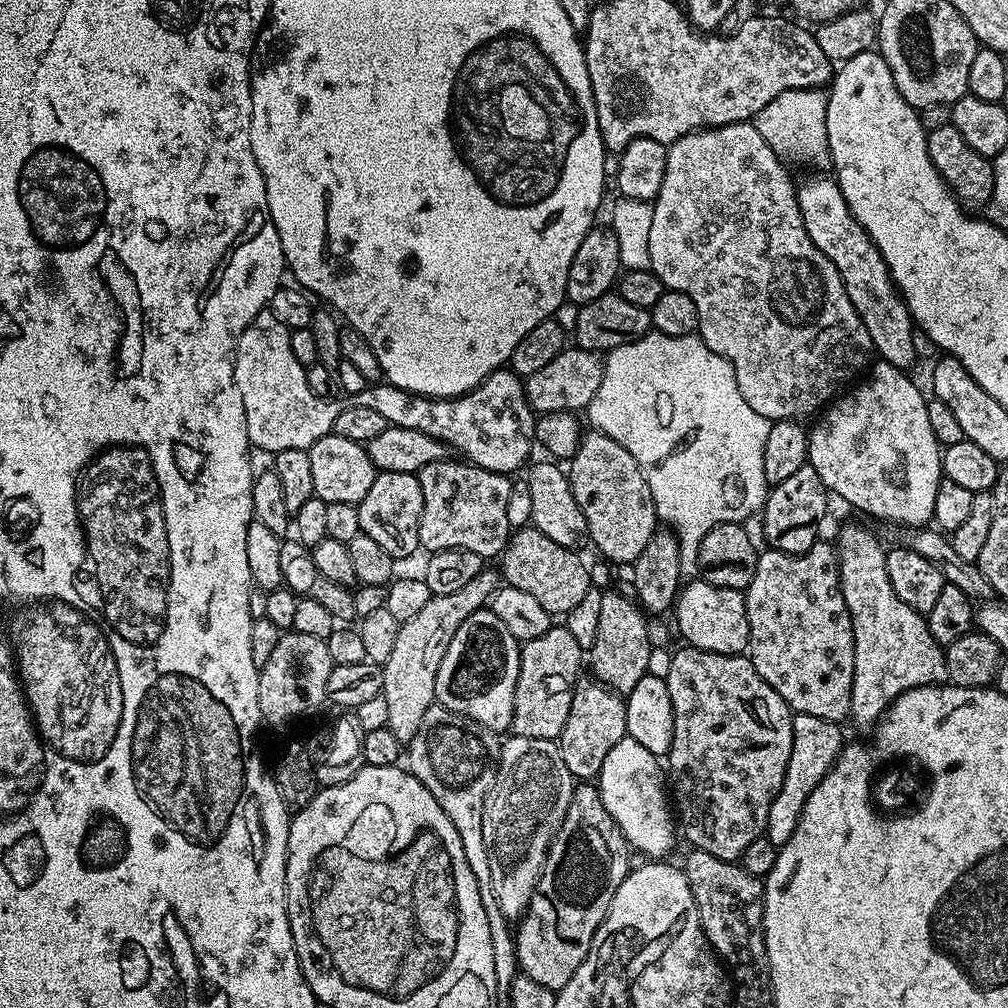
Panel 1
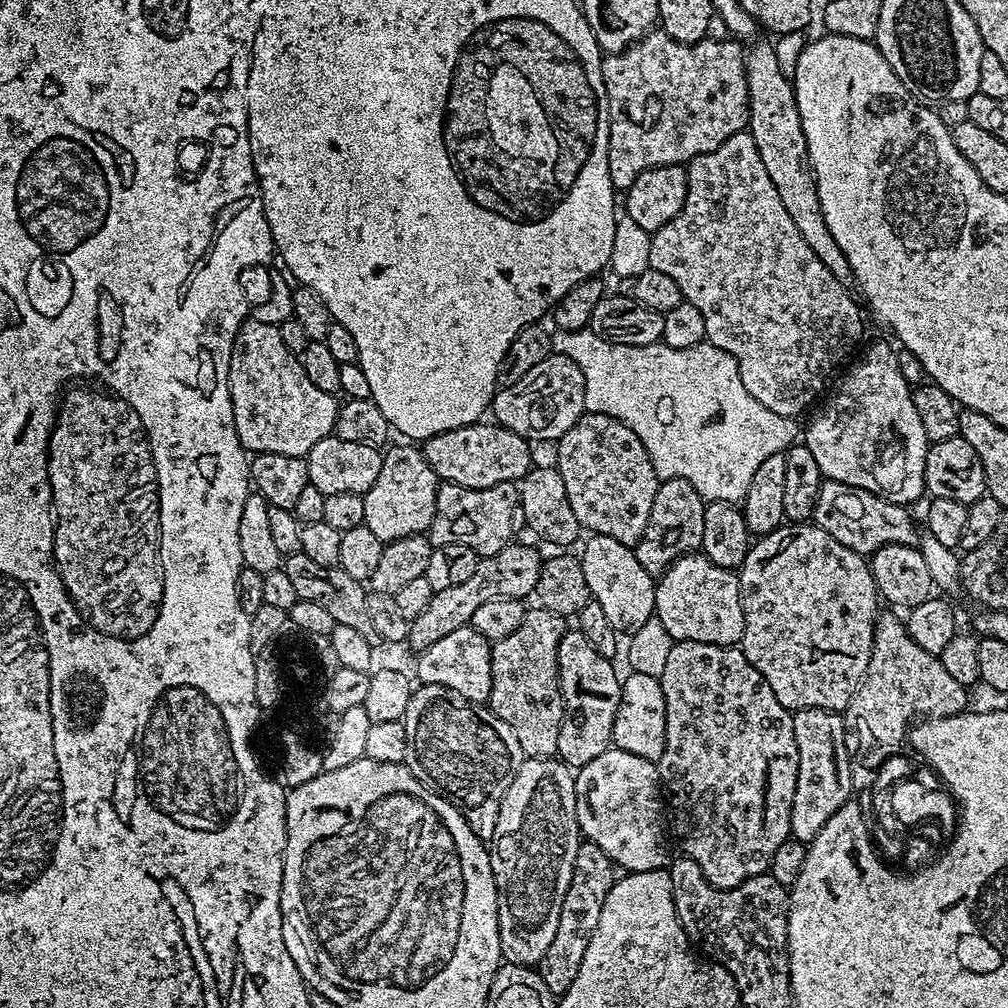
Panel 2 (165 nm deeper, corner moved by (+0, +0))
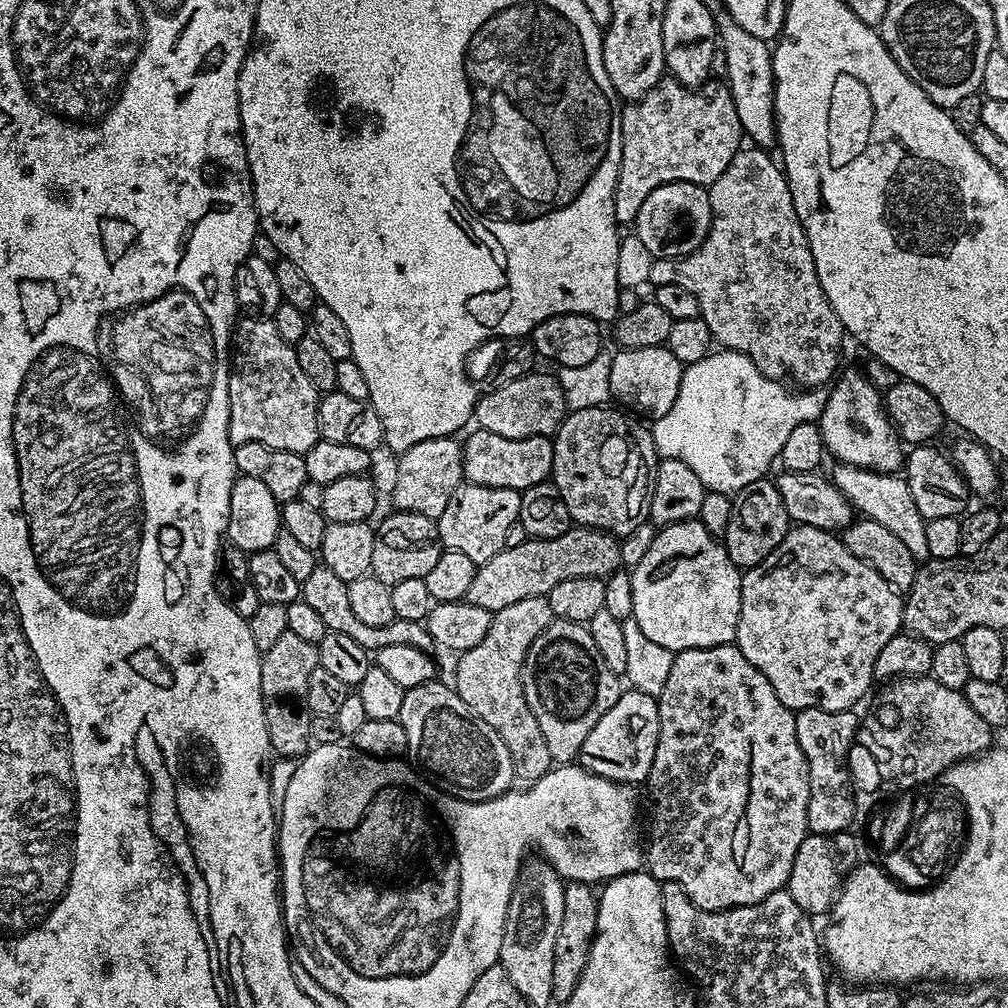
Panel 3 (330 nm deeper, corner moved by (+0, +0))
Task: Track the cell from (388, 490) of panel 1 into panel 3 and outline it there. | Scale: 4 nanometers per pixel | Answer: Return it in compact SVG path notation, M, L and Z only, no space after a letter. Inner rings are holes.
M439 436L433 440L423 440L414 446L410 446L410 450L399 453L401 472L396 476L396 485L392 488L392 500L397 509L401 512L417 512L426 518L437 521L442 514L442 510L446 510L446 502L450 502L450 494L454 494L454 490L464 480L464 449L461 441L452 436Z

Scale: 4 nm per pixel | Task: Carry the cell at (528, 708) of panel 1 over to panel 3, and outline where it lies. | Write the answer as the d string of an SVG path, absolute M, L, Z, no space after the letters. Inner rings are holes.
M547 596L522 598L522 602L514 602L514 606L493 612L486 638L482 638L478 646L459 653L457 659L460 661L456 664L456 693L479 720L498 730L498 738L502 738L506 750L510 750L512 775L517 781L524 780L520 782L542 778L554 767L538 718L534 718L526 702L523 678L524 659L534 638L552 625L553 619Z

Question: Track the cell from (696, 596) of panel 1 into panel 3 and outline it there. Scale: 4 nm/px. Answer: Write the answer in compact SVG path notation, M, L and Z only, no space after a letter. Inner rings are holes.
M699 518L694 520L679 520L677 524L665 524L657 532L660 533L649 542L648 549L641 554L640 561L636 564L636 569L631 569L630 572L633 586L633 610L631 619L638 622L638 627L642 629L642 634L646 634L646 638L658 642L658 646L666 646L666 650L670 650L674 654L685 652L691 648L713 648L714 646L733 643L736 639L738 614L740 613L741 569L737 568L735 562L730 558L730 554L724 549L723 543L717 537L712 536L710 530L706 530L706 526L702 526Z

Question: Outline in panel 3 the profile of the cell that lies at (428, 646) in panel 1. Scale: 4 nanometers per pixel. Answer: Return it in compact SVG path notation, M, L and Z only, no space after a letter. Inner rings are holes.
M579 526L569 528L566 534L558 538L529 538L522 542L522 546L504 548L494 554L494 558L477 567L474 582L470 582L467 603L482 606L493 613L506 606L514 606L514 602L522 602L522 598L547 596L554 586L558 586L558 582L566 582L566 578L608 578L621 567L620 544L621 541L609 532Z

